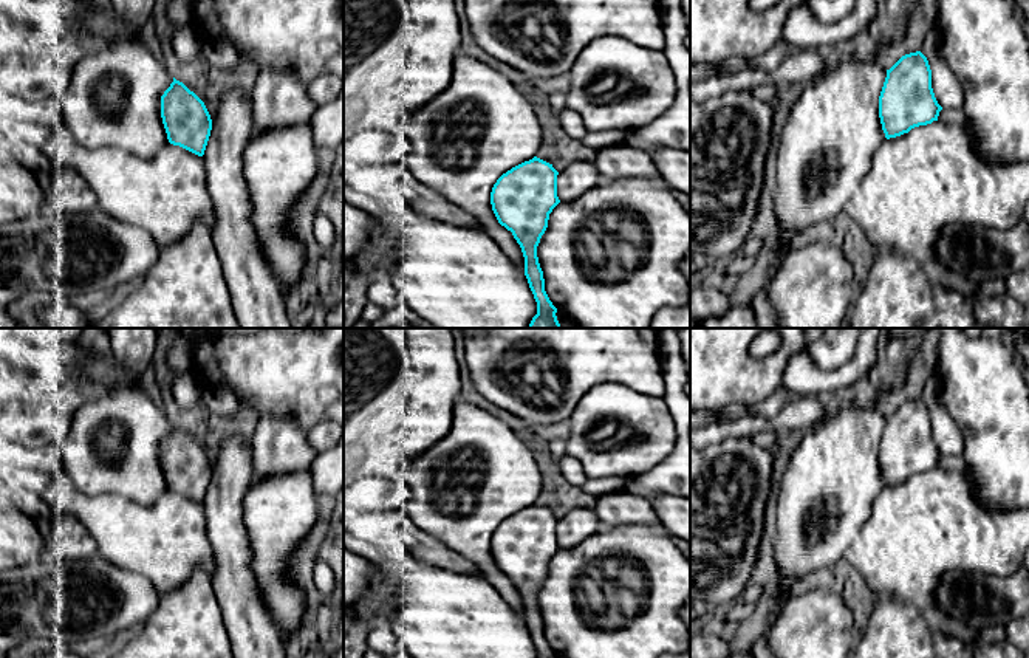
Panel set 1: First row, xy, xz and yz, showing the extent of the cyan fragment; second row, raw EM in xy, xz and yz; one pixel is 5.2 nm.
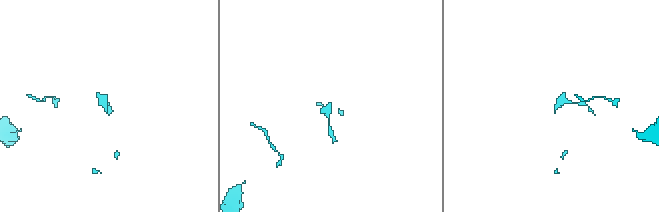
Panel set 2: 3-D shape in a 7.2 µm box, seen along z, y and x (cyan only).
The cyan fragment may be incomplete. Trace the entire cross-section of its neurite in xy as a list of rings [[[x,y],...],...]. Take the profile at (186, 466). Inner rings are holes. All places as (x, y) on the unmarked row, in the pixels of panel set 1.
[[[175,424],[161,443],[161,464],[170,491],[204,502],[212,477],[210,461],[204,449]]]

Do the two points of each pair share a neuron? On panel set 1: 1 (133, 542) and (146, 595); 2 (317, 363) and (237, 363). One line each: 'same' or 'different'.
1: different
2: same

